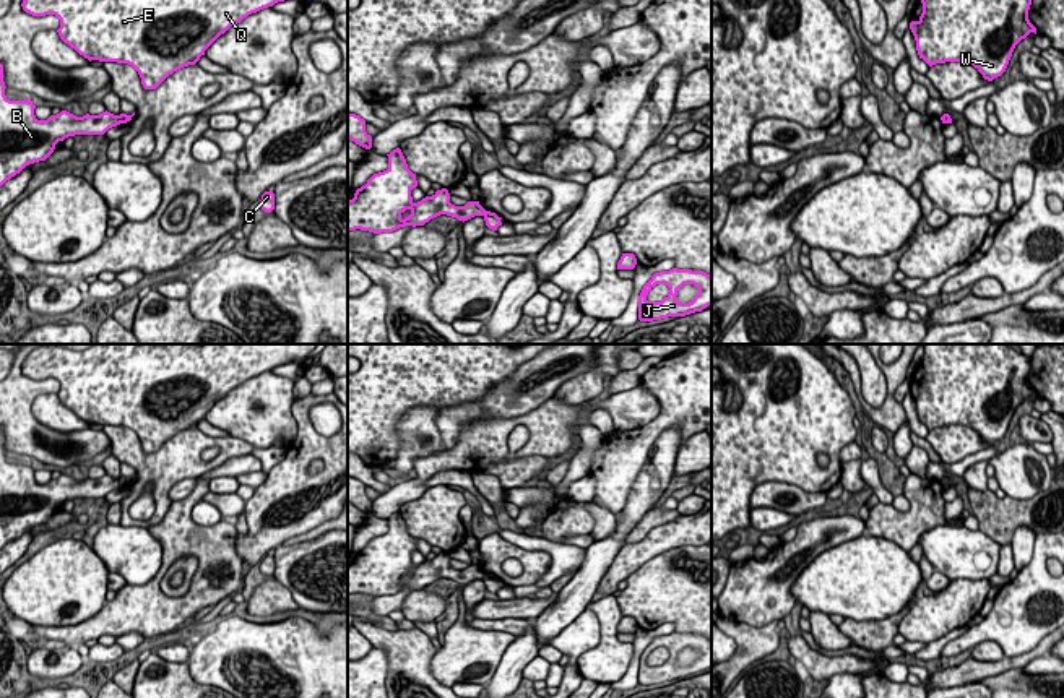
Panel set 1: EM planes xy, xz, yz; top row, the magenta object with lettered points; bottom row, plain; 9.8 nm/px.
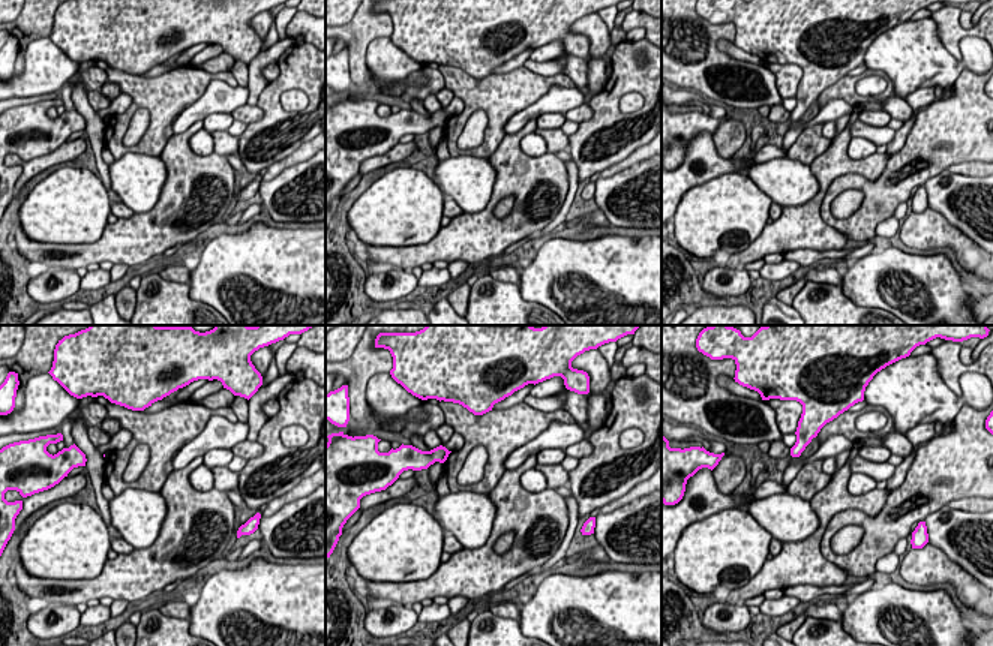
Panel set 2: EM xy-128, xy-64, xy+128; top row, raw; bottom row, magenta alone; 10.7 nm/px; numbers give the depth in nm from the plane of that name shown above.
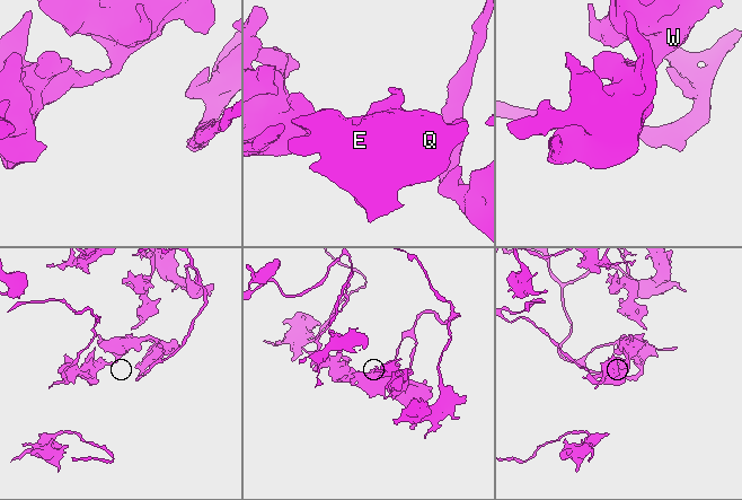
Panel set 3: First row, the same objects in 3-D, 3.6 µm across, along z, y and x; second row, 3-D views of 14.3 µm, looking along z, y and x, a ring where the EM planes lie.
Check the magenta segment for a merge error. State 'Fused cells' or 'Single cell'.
Single cell

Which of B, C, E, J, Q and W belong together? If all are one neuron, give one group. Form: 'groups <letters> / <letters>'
groups B C E J Q W

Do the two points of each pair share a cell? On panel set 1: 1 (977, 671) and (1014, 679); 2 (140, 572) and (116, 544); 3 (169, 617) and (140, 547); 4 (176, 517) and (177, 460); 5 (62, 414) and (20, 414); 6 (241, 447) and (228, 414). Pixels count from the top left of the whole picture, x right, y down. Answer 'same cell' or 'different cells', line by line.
1: different cells
2: same cell
3: different cells
4: different cells
5: different cells
6: different cells

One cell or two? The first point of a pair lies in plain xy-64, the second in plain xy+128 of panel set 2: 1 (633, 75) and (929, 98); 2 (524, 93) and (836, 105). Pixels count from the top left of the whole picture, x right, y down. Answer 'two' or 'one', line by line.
1: two
2: two

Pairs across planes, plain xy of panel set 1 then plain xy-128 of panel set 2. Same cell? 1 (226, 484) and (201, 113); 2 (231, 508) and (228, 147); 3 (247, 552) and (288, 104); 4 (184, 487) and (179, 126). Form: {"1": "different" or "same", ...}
{"1": "different", "2": "same", "3": "different", "4": "same"}

